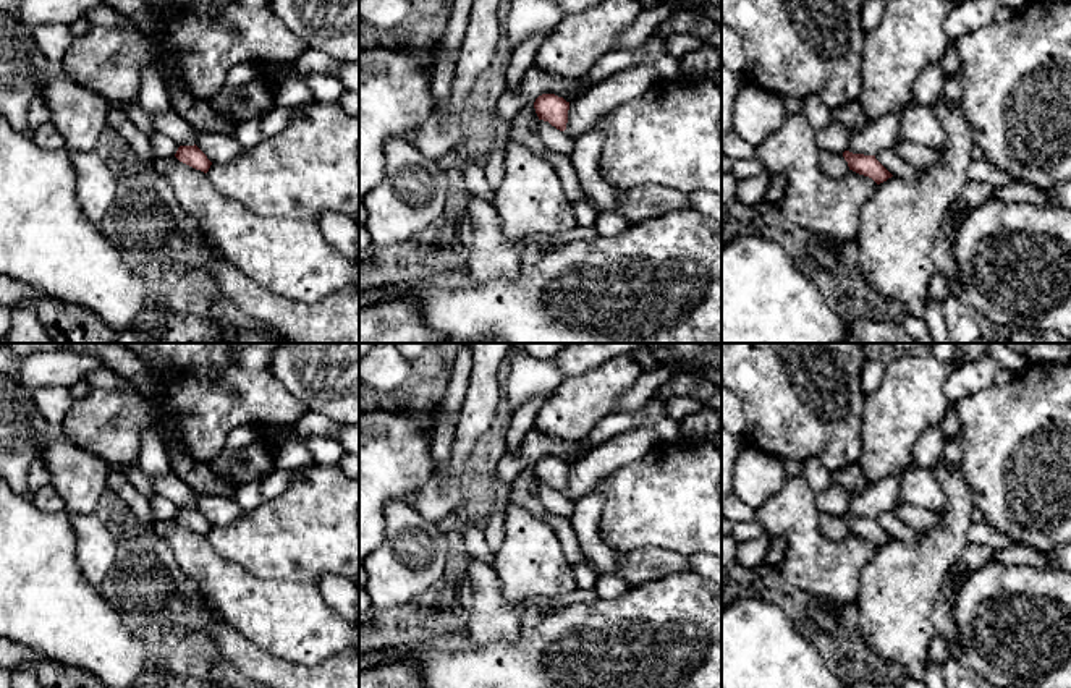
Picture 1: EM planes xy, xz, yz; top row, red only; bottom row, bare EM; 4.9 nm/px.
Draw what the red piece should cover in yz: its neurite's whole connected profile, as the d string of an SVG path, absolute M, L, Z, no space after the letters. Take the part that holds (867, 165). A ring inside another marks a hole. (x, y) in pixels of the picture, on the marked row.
M849 151L843 152L849 170L872 178L877 185L887 181L893 175L875 159L875 155L853 154Z

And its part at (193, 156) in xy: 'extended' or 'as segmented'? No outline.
as segmented

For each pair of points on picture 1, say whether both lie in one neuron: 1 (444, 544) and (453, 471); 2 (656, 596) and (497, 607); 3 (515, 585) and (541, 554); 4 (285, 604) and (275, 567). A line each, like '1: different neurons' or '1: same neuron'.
1: different neurons
2: different neurons
3: same neuron
4: different neurons

